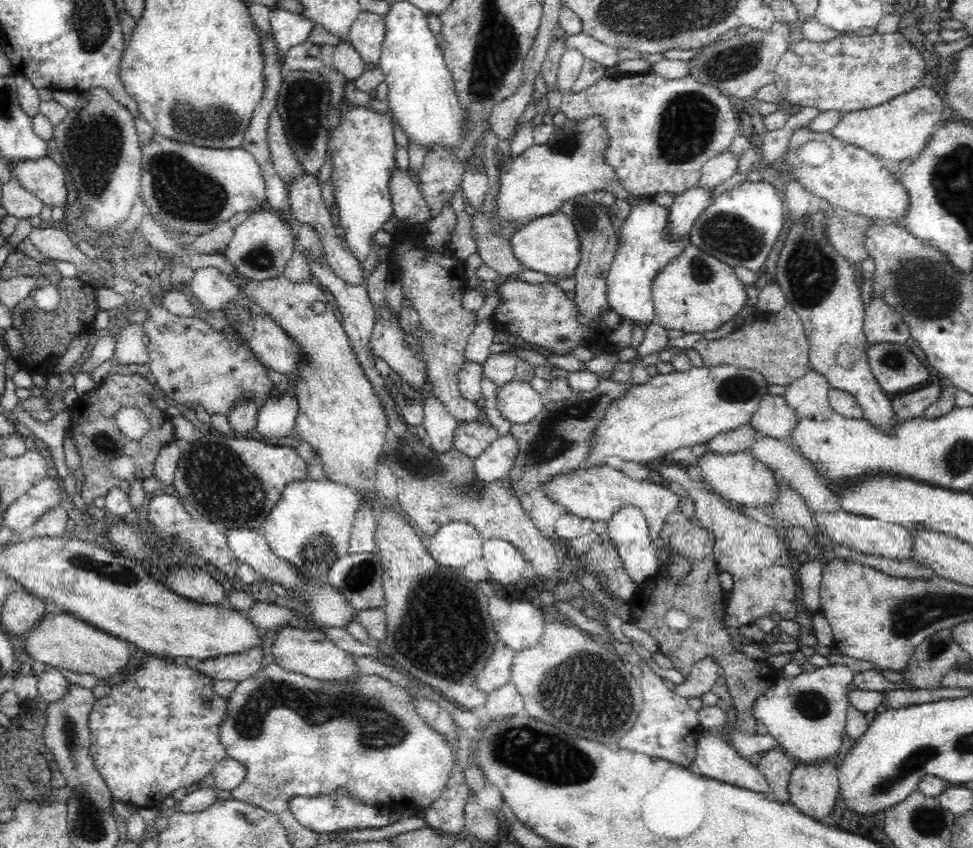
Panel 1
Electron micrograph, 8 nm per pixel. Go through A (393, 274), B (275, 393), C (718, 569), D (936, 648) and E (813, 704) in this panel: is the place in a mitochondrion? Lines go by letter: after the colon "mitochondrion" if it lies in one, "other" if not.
A: other
B: other
C: other
D: mitochondrion
E: mitochondrion

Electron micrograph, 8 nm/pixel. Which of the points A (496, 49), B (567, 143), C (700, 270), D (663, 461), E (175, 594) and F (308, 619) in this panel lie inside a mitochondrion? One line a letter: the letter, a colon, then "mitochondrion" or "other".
A: mitochondrion
B: mitochondrion
C: mitochondrion
D: other
E: other
F: other

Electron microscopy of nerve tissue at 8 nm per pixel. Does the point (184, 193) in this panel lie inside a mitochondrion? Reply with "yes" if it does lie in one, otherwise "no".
yes

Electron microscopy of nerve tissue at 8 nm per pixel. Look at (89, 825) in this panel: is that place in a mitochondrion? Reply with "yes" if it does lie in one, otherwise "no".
yes

